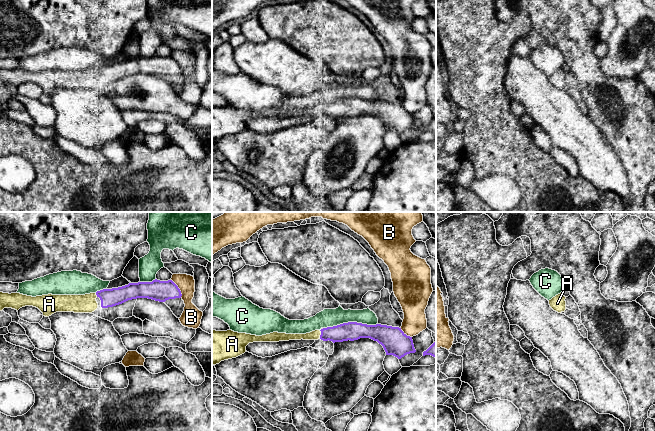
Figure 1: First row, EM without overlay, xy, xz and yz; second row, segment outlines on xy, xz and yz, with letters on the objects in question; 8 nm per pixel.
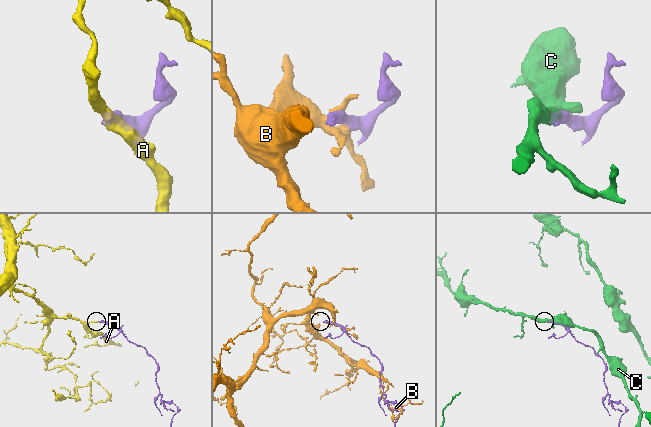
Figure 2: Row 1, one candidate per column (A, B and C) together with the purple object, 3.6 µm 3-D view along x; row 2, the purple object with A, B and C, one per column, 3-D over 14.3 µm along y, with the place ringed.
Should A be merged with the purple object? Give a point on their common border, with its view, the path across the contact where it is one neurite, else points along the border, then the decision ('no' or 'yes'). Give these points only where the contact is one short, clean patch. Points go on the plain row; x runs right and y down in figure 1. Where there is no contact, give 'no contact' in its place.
contact xz (321, 110); yes

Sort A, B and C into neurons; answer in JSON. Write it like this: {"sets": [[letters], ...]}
{"sets": [["A"], ["B"], ["C"]]}

